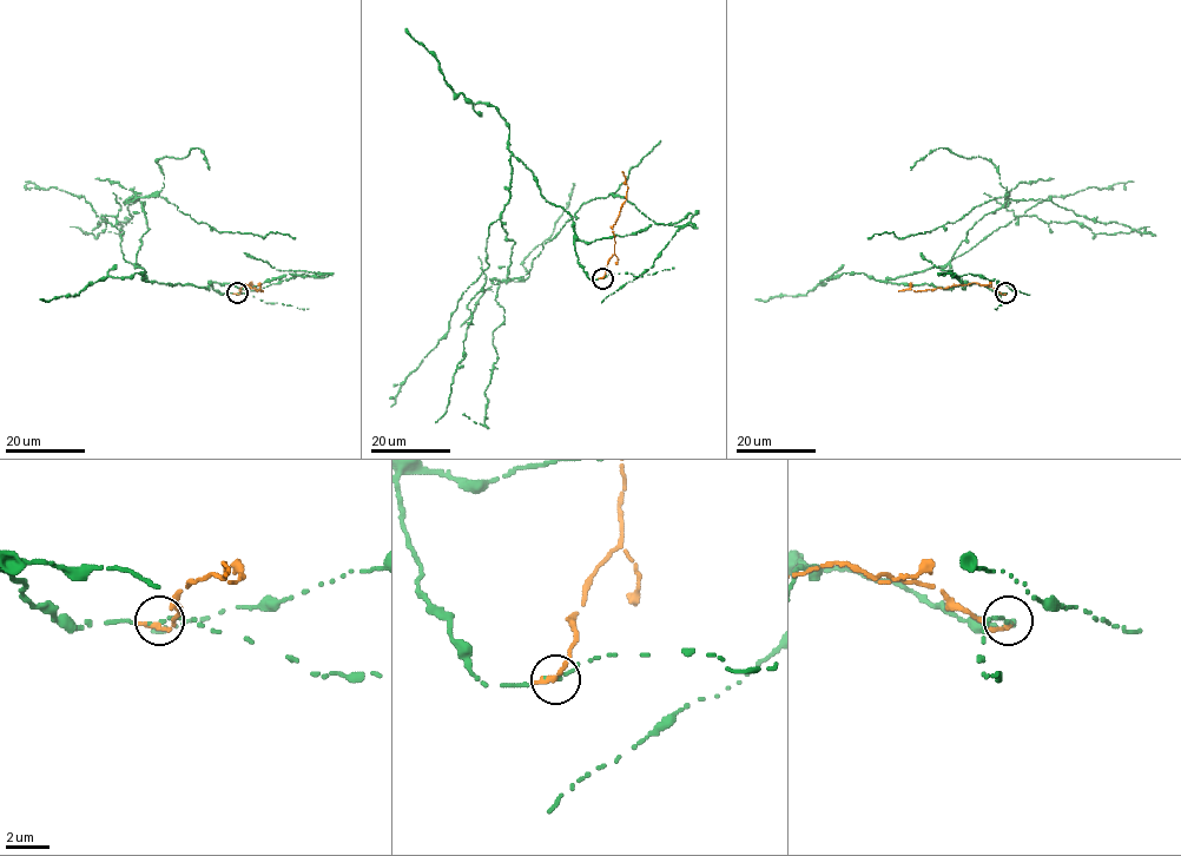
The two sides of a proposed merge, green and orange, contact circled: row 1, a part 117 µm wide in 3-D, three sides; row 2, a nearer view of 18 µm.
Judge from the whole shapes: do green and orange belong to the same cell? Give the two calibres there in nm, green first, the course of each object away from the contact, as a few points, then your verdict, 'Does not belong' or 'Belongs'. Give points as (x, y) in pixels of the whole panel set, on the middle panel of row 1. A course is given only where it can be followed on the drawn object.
Thickness 200 nm (green) against 300 nm. Course of green: (602, 278), (578, 261), (572, 216), (512, 156), (506, 282), (660, 140). Course of orange: (602, 278), (614, 254), (612, 226), (626, 199), (622, 171). Does not belong

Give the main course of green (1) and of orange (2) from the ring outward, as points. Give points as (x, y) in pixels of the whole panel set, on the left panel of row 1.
1: (237, 292), (146, 281), (136, 254), (149, 230), (137, 198), (166, 197), (219, 232), (295, 238)
2: (237, 294), (249, 283), (246, 285), (262, 291), (257, 291)

